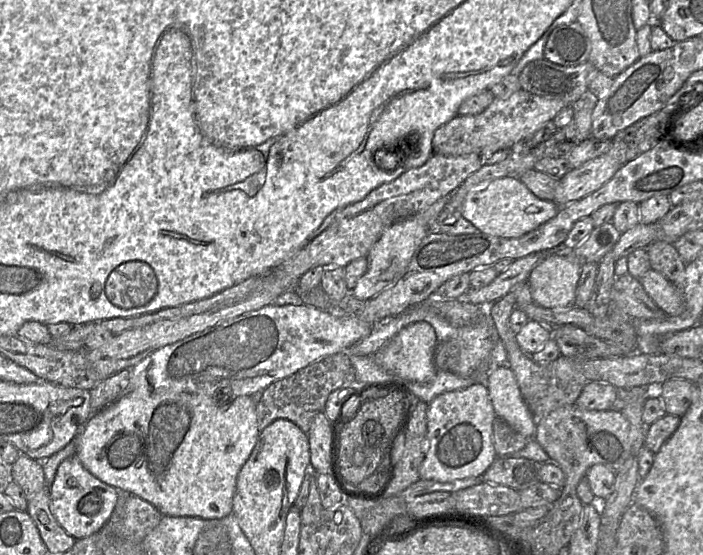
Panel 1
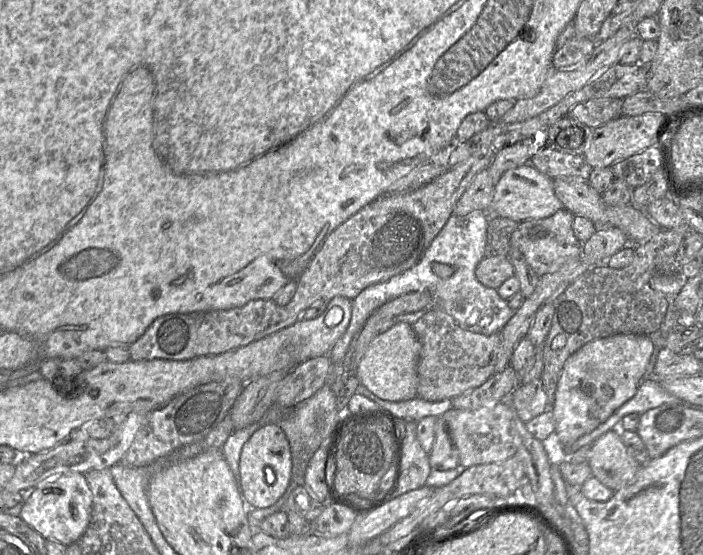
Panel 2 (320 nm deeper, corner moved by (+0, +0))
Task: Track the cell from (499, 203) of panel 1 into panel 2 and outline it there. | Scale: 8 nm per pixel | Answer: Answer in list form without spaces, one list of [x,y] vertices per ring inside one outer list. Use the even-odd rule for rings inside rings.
[[[527,163],[506,171],[495,185],[489,215],[510,218],[517,222],[544,219],[563,209],[554,191],[553,179]]]

